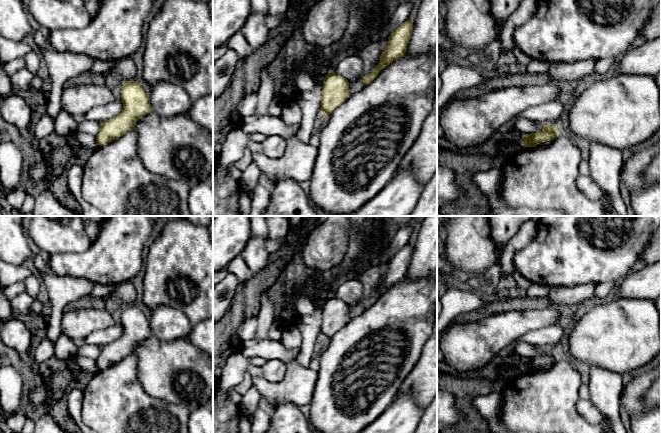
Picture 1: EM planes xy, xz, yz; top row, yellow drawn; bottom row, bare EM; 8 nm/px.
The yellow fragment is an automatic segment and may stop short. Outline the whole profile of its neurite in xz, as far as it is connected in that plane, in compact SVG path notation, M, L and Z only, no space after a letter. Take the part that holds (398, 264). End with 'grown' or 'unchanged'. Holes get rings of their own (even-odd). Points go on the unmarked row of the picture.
M413 241L406 244L390 258L388 270L382 276L378 289L373 296L363 301L364 309L370 308L383 292L405 278L412 255Z | unchanged

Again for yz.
M544 349L540 356L523 359L522 367L525 371L535 371L541 366L553 365L558 358L559 354L557 353L557 349Z | unchanged

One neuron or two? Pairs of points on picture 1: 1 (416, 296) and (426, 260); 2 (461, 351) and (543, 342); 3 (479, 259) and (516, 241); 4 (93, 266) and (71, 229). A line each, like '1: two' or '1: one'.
1: two
2: two
3: two
4: two

